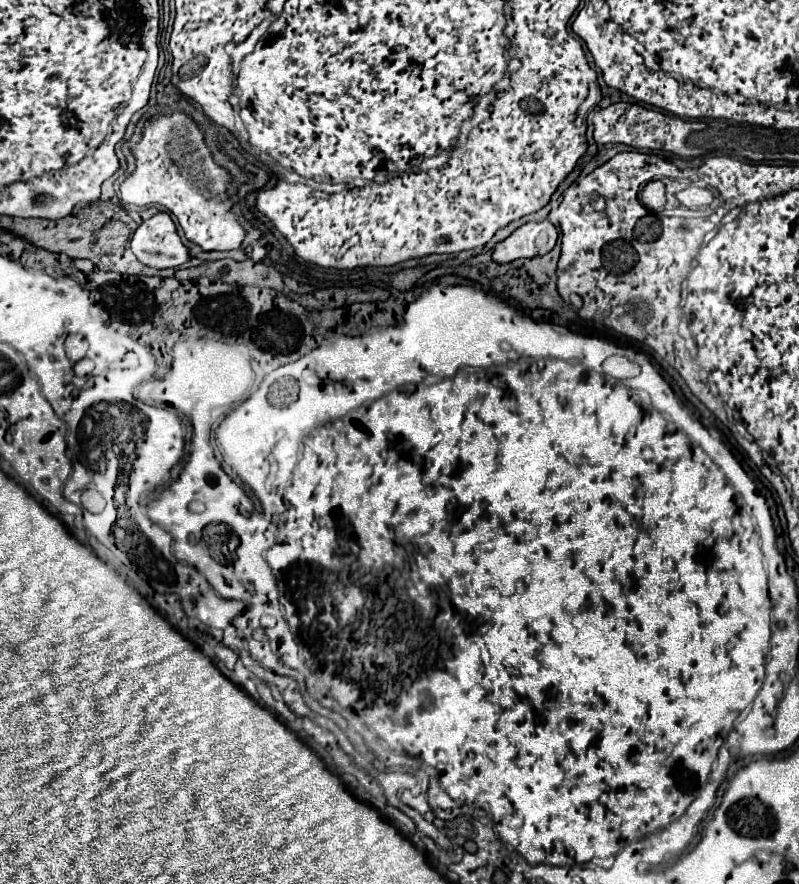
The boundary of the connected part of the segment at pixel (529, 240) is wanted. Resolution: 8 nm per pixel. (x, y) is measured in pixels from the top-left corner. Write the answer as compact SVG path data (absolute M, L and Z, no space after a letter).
M549 219L539 223L525 223L515 229L505 241L495 245L493 259L497 263L509 263L521 257L539 257L555 247L557 229Z

